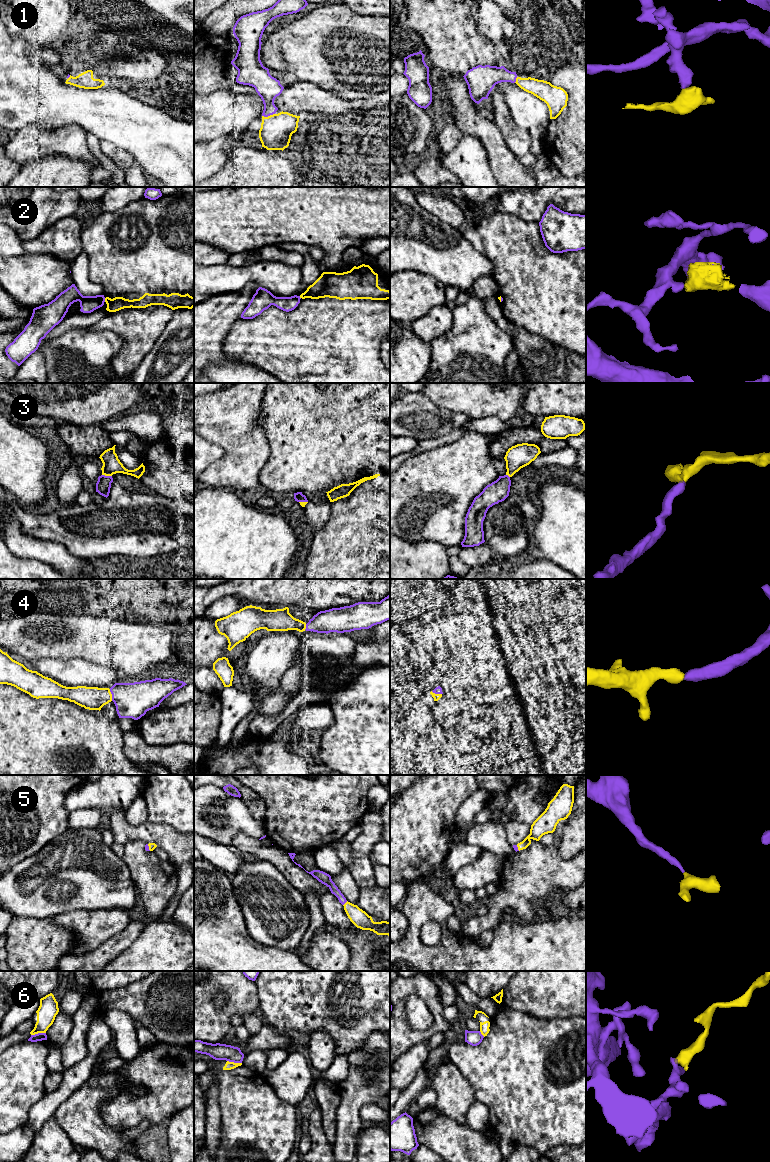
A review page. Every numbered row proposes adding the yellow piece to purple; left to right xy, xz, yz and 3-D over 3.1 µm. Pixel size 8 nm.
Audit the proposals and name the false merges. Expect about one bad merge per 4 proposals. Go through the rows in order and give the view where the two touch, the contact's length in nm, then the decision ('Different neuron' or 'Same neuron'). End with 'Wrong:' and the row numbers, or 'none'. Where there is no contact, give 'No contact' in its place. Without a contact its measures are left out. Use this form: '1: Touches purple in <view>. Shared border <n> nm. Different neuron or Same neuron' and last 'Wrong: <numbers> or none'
1: Touches purple in xz. Shared border 110 nm. Same neuron
2: Touches purple in xy. Shared border 30 nm. Different neuron
3: Touches purple in xy. Shared border 80 nm. Same neuron
4: Touches purple in xy. Shared border 100 nm. Same neuron
5: Touches purple in xz. Shared border 50 nm. Same neuron
6: Touches purple in xy. Shared border 120 nm. Different neuron
Wrong: 2, 6

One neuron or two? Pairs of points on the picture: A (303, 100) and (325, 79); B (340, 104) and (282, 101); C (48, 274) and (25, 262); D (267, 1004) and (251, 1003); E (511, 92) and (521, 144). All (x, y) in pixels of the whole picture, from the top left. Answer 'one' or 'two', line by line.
A: two
B: one
C: one
D: two
E: two

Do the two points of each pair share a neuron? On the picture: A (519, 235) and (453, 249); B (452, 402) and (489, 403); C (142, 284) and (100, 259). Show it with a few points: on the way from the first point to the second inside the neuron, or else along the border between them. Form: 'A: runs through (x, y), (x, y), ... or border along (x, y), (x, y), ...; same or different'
A: border along (461, 229), (461, 234), (490, 260); different
B: runs through (461, 402), (480, 402); same
C: runs through (132, 281), (127, 281), (110, 264); same

